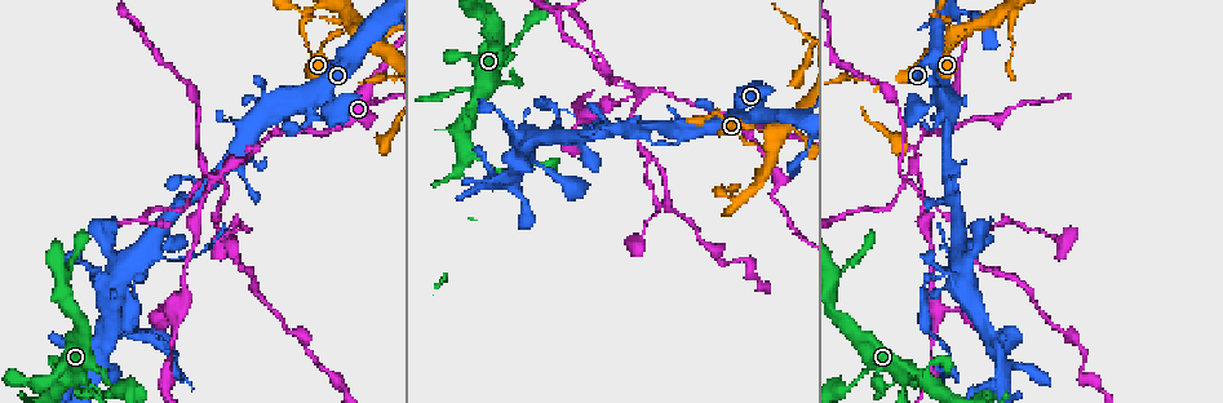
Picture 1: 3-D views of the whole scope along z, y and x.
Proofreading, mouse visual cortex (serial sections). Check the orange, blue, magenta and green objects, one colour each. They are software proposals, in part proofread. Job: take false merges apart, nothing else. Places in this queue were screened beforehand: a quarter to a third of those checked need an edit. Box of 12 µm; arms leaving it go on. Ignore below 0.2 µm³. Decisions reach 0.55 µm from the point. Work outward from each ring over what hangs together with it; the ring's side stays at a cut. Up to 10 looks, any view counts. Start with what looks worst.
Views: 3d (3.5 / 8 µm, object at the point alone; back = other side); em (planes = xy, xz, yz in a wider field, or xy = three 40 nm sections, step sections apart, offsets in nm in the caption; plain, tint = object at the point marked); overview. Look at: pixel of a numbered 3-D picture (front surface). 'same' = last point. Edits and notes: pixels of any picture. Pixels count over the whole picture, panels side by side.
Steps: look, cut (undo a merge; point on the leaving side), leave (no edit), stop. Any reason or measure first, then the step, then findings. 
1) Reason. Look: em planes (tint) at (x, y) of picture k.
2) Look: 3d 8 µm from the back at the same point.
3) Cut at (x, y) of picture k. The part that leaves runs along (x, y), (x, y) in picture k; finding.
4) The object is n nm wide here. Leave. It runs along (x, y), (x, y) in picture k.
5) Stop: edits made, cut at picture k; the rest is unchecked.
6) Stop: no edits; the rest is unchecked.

Branch point. Look: 3d 8 µm from the back at (333, 130) of picture 1.

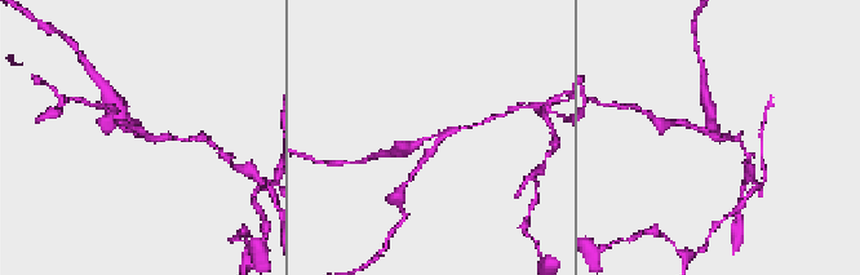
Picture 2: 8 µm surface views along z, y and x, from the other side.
3 arms meet here; the arms are 150, 200, 300 nm wide; need the tissue. Look: em xy step 2 (tint) at (435, 138) of picture 2.

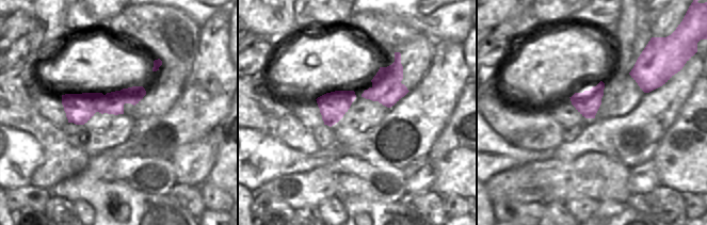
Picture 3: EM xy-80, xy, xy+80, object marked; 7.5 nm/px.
The object is 220 nm wide here. Cut at (202, 137) of picture 2. The part that leaves runs along (153, 138), (199, 137), (203, 141) in picture 2; a second cell is stuck on.

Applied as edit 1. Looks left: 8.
Look: overview.

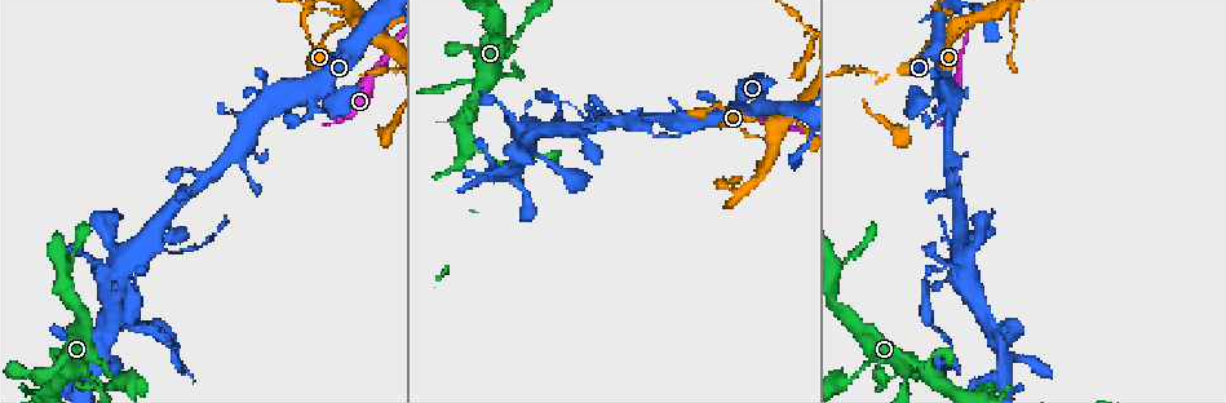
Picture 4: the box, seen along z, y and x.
Side arm on a straight run. Look: 3d 3.5 µm at (768, 137) of picture 4.

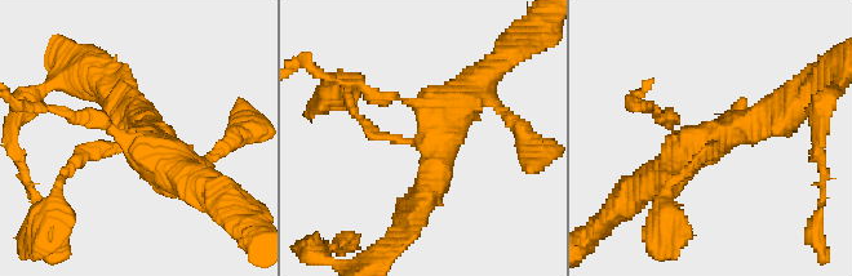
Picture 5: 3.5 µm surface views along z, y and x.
Look: em xy step 2 (tint) at (428, 140) of picture 5.

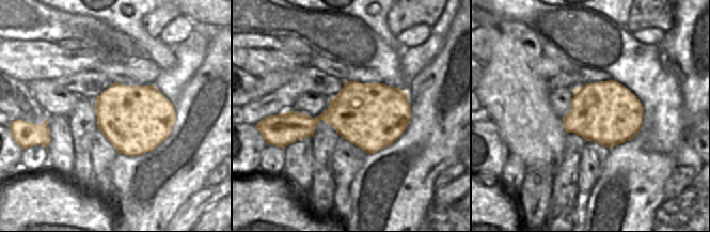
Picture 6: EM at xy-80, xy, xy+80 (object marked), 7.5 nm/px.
Leave. It runs along (359, 116), (378, 136), (422, 142), (478, 83) in picture 5; one cell here.

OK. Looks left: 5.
Abrupt turn. Look: em xy step 3 (tint) at (926, 278) of picture 4.

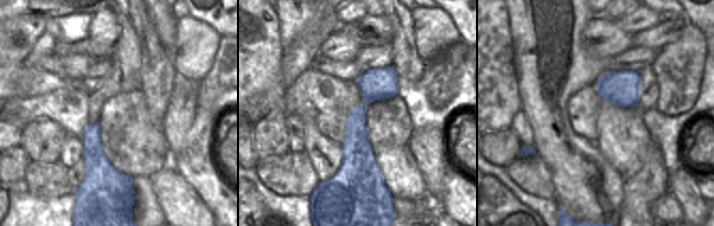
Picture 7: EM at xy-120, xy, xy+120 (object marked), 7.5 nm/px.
Look: 3d 3.5 µm at the same point.

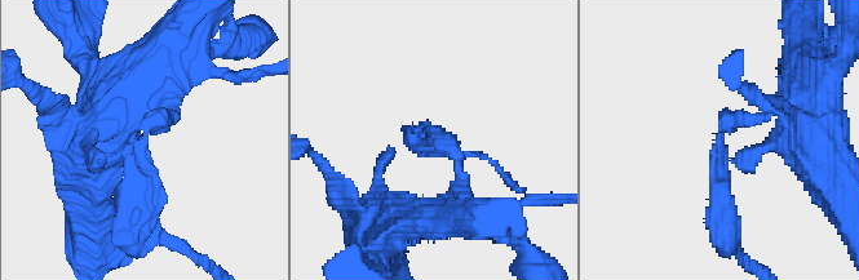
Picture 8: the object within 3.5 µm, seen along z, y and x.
The object is 220 nm wide here. Cut at (131, 173) of picture 8. The part that leaves runs along (146, 133), (131, 221), (162, 240) in picture 8; two cells meet here.

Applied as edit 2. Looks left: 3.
Thick turns thin. Look: 3d 8 µm at (101, 363) of picture 4.

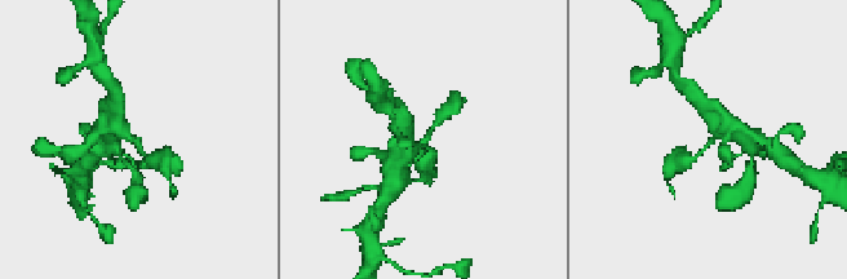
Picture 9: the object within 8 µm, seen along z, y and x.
The arms are 200, 500 nm wide; now the EM. Look: em planes (tint) at (423, 138) of picture 9.

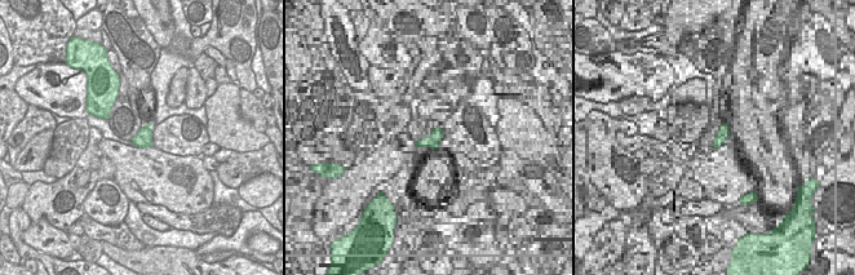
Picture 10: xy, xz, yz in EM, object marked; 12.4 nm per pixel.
Cut at (440, 116) of picture 9. The part that leaves runs along (429, 134), (455, 97) in picture 9; a second cell is stuck on.

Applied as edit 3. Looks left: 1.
Stop: edits made, cut at picture 2, cut at picture 8, cut at picture 9; the rest is unchecked.

